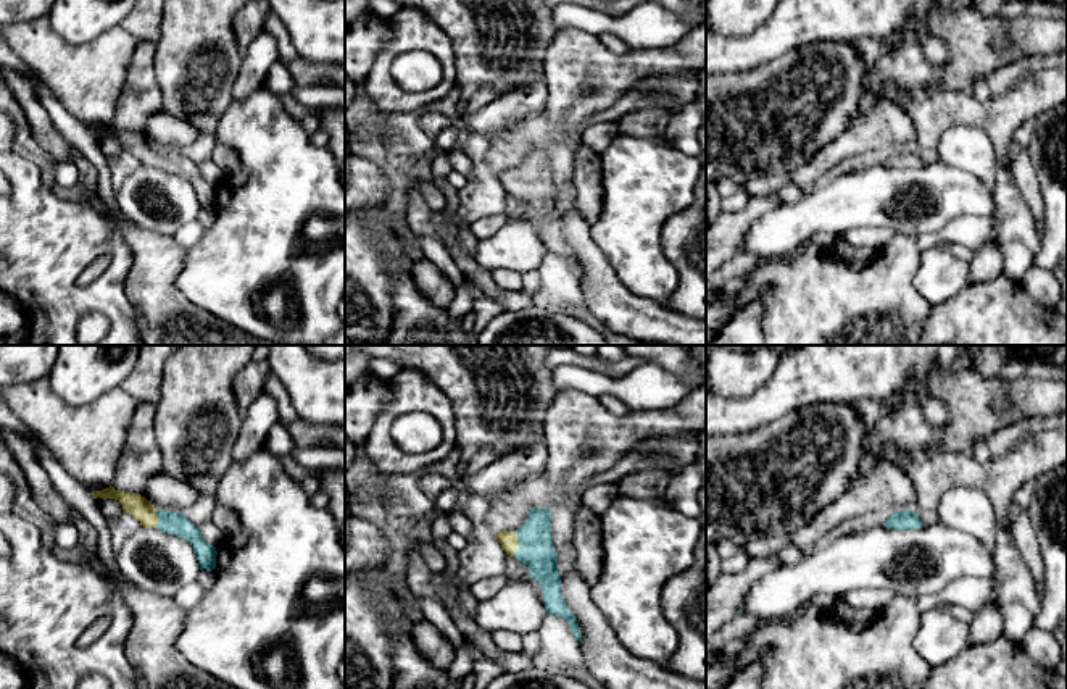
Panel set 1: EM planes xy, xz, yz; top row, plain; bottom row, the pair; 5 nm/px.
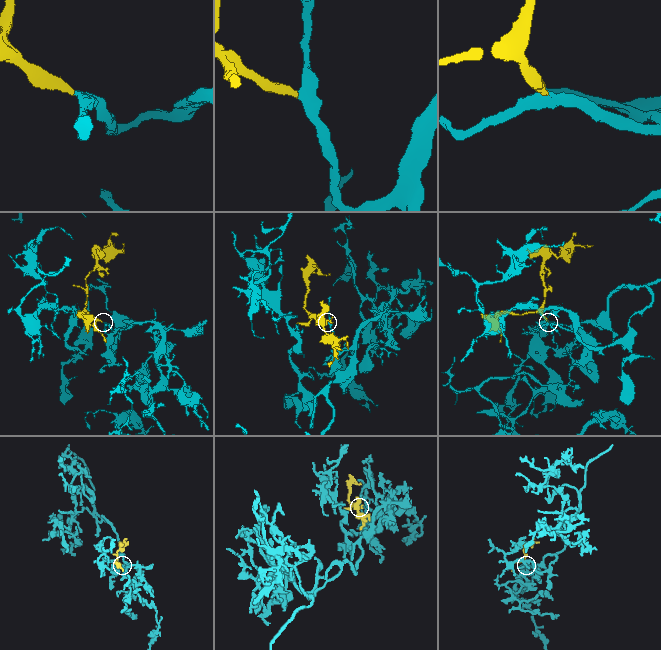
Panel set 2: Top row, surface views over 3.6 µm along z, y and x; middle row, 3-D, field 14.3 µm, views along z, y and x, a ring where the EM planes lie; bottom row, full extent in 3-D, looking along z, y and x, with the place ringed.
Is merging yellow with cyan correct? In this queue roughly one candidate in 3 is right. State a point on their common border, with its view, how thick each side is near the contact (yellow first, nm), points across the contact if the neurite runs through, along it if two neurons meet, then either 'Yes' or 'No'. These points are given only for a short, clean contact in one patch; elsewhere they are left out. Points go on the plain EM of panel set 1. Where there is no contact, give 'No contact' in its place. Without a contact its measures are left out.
Touches yellow at xz (518, 183). Thickness 90 nm (yellow) against 180 nm. Path across: xz (508, 178), (518, 183), (531, 183), (535, 187). Yes

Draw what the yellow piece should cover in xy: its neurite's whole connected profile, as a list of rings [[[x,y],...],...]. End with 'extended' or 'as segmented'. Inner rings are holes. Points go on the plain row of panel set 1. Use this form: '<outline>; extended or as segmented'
[[[113,124],[103,129],[93,129],[93,137],[114,137],[122,142],[124,152],[132,153],[145,166],[158,166],[163,171],[185,177],[195,189],[200,208],[216,207],[216,186],[208,182],[200,166],[184,152],[156,148],[145,136],[134,131],[116,129]]]; extended

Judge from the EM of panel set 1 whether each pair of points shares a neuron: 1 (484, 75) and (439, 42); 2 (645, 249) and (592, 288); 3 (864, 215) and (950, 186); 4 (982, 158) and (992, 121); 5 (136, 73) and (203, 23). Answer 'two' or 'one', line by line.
1: two
2: two
3: one
4: two
5: two

